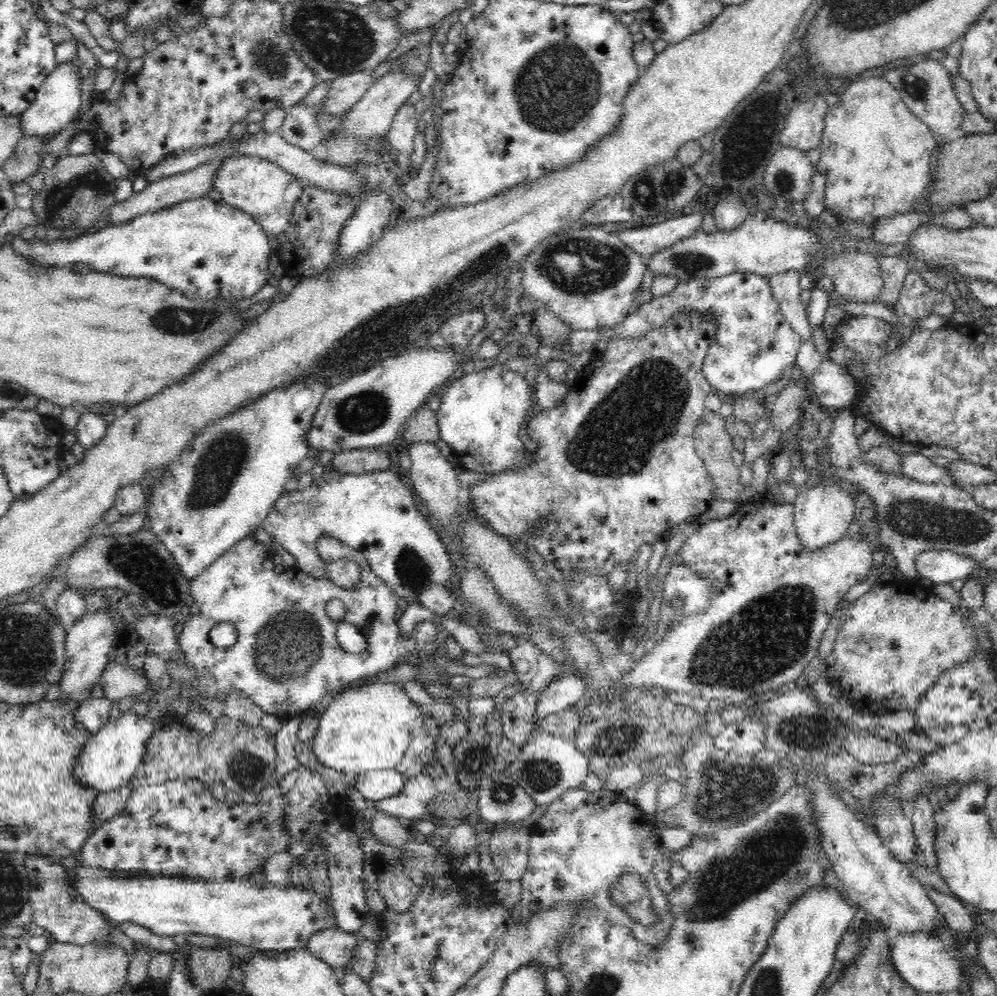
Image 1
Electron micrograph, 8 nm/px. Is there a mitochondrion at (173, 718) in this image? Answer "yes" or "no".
no

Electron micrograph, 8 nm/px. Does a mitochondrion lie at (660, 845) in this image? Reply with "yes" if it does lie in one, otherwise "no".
no

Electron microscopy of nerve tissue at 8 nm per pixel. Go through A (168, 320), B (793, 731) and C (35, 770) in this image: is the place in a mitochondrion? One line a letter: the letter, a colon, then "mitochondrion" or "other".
A: mitochondrion
B: mitochondrion
C: other

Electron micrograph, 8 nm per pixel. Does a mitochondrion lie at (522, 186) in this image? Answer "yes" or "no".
no

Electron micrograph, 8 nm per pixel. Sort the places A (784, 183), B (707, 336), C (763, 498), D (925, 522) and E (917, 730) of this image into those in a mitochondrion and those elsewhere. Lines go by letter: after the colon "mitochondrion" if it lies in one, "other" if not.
A: mitochondrion
B: other
C: other
D: mitochondrion
E: other

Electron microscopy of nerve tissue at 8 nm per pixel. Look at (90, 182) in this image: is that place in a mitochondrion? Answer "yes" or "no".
yes

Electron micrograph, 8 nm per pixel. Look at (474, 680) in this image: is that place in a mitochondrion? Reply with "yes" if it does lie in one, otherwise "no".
no

